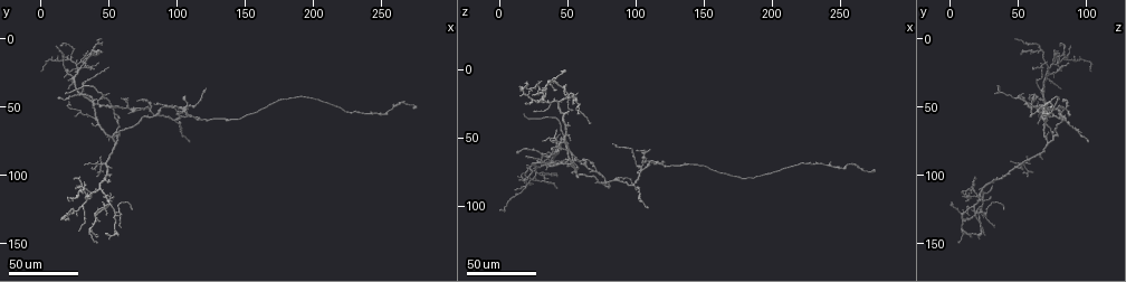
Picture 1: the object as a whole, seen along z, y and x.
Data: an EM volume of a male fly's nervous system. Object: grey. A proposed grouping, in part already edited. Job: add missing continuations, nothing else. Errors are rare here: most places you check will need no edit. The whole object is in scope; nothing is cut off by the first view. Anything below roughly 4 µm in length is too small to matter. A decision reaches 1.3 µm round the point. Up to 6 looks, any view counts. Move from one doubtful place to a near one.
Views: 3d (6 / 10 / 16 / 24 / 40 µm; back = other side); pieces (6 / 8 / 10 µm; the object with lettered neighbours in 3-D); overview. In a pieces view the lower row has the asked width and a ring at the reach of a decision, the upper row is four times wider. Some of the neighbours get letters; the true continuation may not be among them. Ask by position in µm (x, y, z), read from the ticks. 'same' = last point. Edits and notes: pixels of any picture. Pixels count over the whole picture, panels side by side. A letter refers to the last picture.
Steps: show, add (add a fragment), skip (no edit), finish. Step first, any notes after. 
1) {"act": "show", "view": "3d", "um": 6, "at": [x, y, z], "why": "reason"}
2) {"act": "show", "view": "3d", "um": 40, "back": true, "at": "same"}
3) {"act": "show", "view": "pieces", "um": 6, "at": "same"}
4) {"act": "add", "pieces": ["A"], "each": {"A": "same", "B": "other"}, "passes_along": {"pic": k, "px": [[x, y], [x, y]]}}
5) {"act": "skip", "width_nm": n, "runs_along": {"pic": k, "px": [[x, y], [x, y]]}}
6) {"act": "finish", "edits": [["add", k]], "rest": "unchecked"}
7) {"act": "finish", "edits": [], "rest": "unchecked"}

{"act": "show", "view": "3d", "um": 24, "at": [18, 40, 32], "why": "free end"}

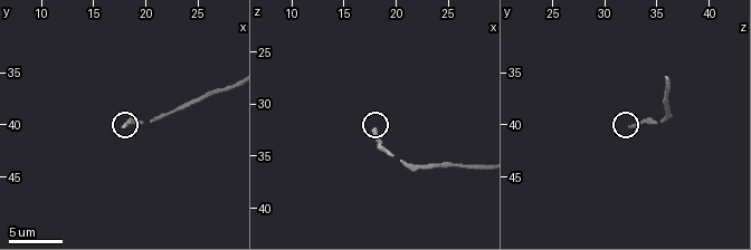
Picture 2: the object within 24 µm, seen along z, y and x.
{"act": "show", "view": "3d", "um": 6, "at": [18.0, 40.2, 32.6]}

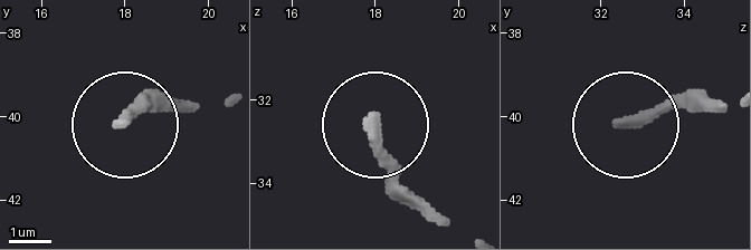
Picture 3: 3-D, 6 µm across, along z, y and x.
{"act": "show", "view": "pieces", "um": 6, "at": [17.95, 40.15, 32.50]}

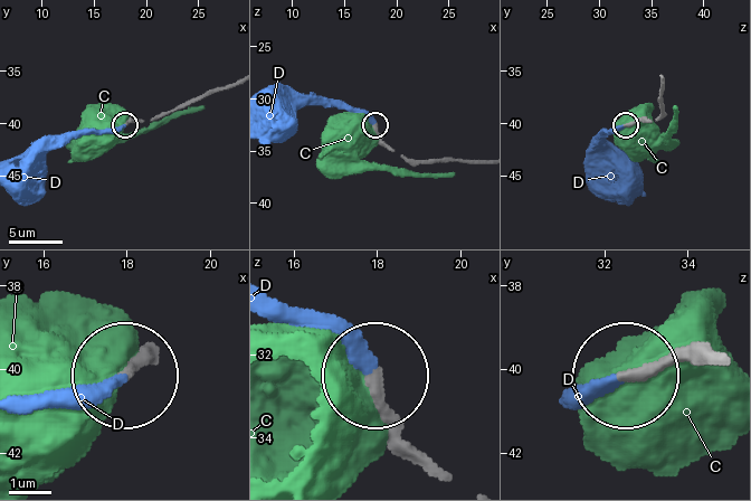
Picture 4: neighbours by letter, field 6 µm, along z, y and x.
{"act": "add", "pieces": ["D"], "each": {"C": "other", "D": "same"}, "passes_along": {"pic": 4, "px": [[150, 356], [86, 391], [32, 398]]}, "found": "it goes on there"}

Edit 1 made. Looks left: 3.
{"act": "show", "view": "overview"}

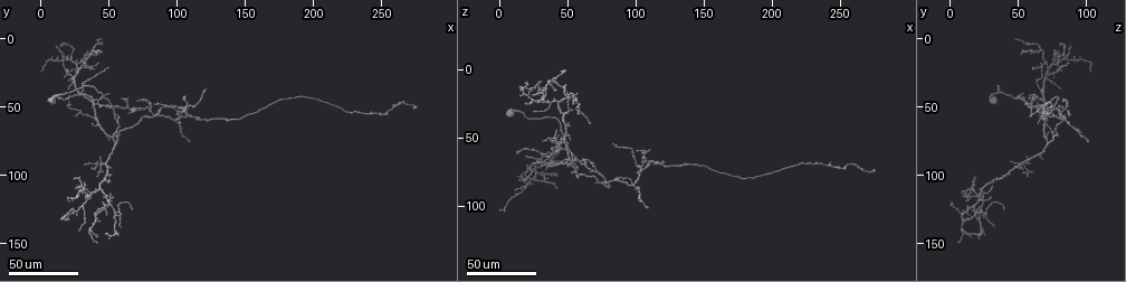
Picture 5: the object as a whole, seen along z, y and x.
{"act": "show", "view": "3d", "um": 40, "at": [42, 100, 56], "why": "an open end"}

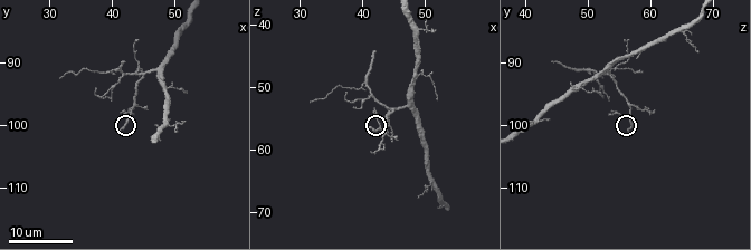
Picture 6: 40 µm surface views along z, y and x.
{"act": "show", "view": "pieces", "um": 6, "at": [41.0, 100.5, 56.5]}

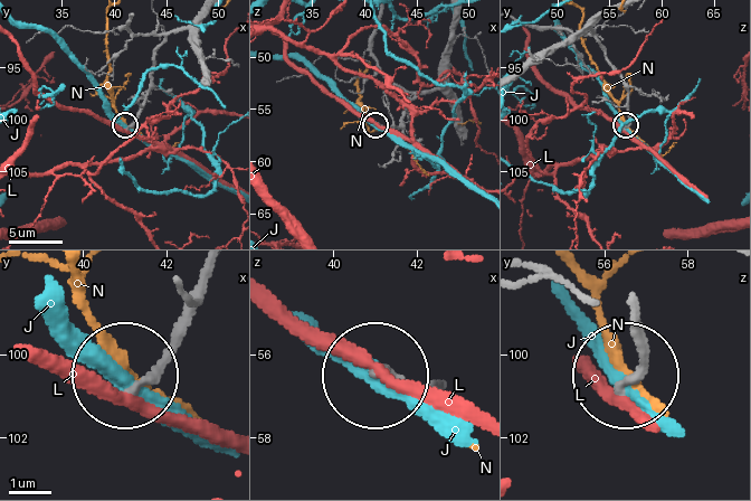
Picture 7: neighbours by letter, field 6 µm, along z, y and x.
{"act": "skip", "each": {"J": "other", "L": "other", "N": "other"}, "runs_along": {"pic": 7, "px": [[195, 19], [171, 32], [157, 52], [142, 110], [129, 125]]}, "found": "no lettered fragment goes on from it"}

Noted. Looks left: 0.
{"act": "finish", "edits": [["add", 4]], "rest": "unchecked"}

